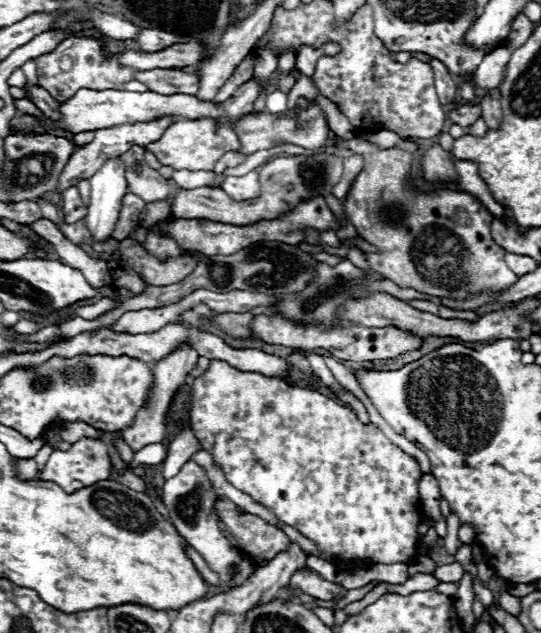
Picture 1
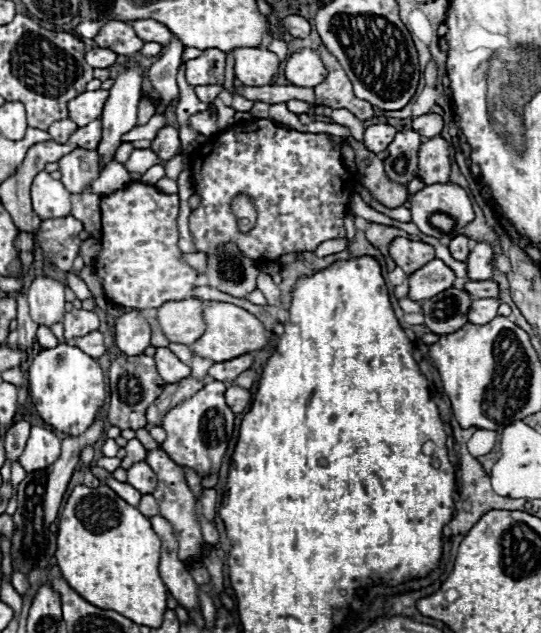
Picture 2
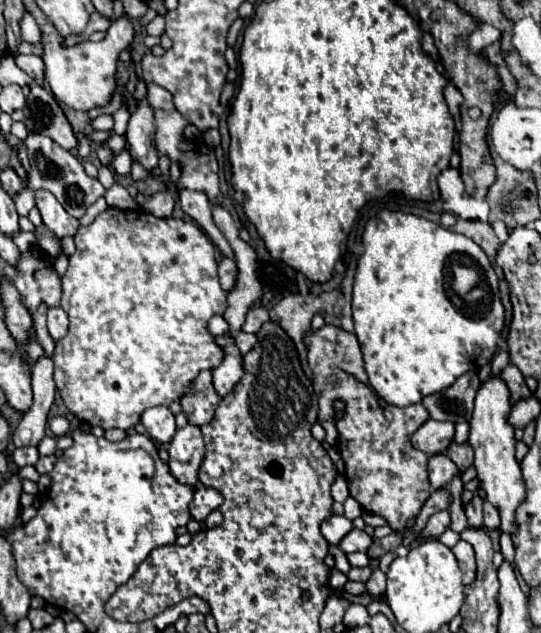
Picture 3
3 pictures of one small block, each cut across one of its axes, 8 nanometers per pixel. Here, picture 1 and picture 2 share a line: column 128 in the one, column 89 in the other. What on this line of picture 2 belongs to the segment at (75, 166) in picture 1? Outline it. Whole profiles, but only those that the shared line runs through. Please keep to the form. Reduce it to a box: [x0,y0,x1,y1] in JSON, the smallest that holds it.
[68,120,102,148]

